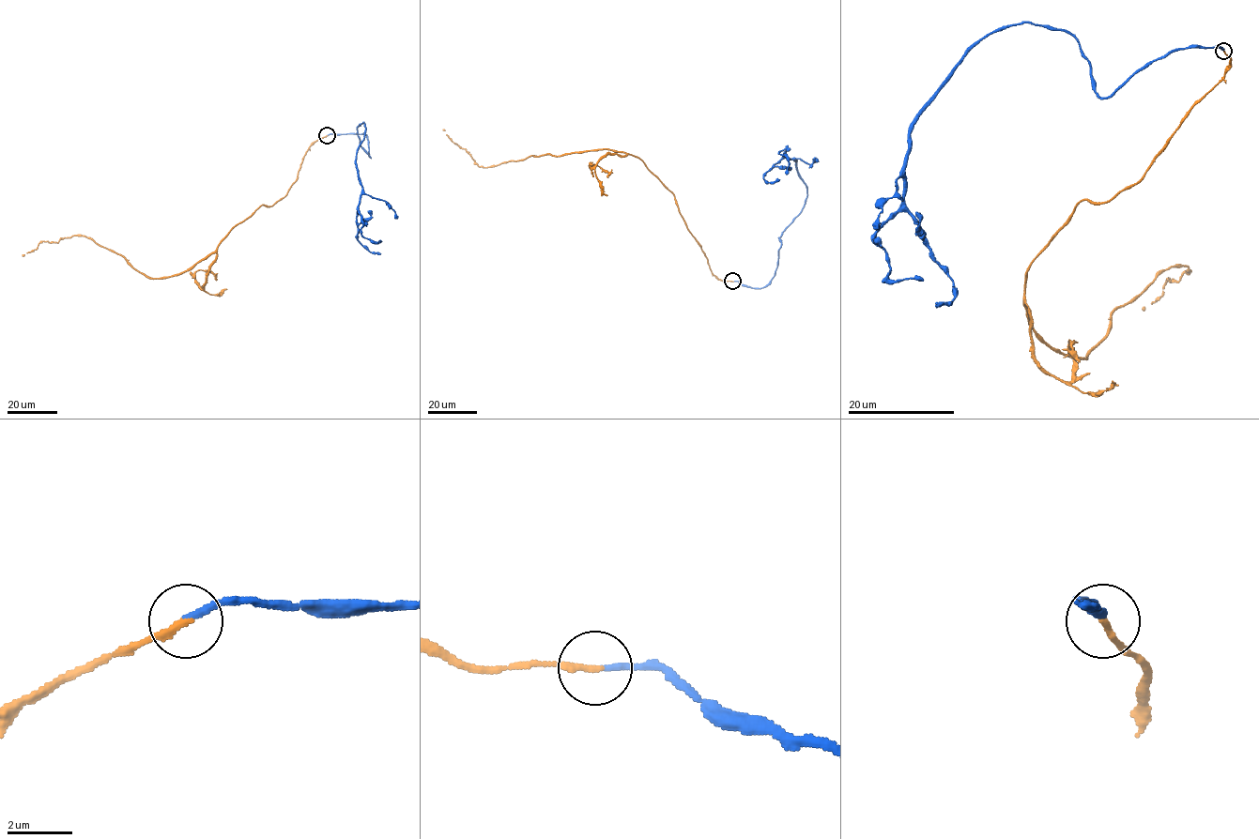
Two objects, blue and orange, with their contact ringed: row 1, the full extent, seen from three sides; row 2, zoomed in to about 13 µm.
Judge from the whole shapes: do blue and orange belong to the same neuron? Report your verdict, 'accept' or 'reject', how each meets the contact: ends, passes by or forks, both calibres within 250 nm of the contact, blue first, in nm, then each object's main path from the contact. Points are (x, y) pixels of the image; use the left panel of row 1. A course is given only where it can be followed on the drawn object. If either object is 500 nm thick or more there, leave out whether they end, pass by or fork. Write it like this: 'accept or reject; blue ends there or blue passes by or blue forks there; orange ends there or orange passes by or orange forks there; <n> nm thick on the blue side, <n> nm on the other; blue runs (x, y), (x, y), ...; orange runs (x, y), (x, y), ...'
accept; blue ends there; orange ends there; 180 nm thick on the blue side, 200 nm on the other; blue runs (327, 135), (365, 134), (370, 157), (357, 129), (363, 123), (355, 159), (362, 187), (357, 236), (380, 254); orange runs (327, 135), (309, 147), (285, 196), (261, 205), (185, 270), (147, 277), (83, 236), (42, 241), (22, 254)

